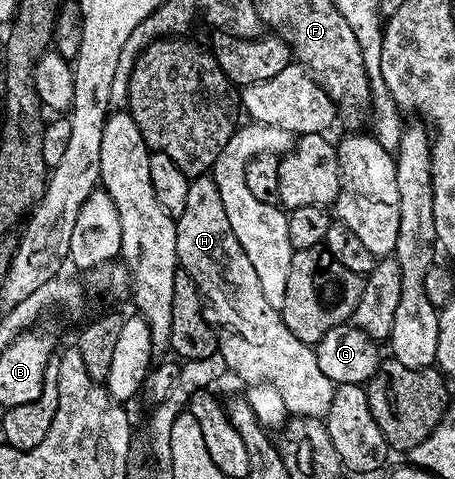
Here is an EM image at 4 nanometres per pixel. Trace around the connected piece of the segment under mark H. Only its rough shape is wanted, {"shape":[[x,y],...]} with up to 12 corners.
{"shape":[[190,181],[177,261],[237,370],[293,416],[324,419],[335,384],[263,296],[219,185]]}

